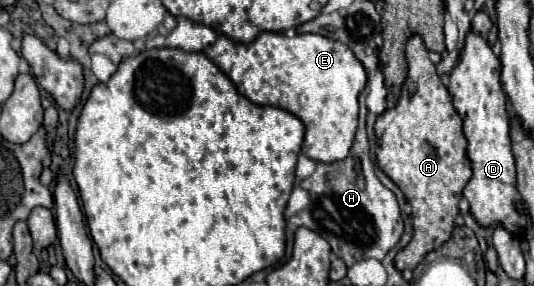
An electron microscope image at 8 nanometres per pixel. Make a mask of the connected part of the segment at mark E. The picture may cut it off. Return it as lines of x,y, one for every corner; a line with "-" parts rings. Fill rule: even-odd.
262,32
252,44
218,36
204,54
250,102
292,110
304,122
304,156
316,162
336,162
348,156
358,124
358,96
366,86
366,72
346,44
320,34
296,34
290,38
280,32

